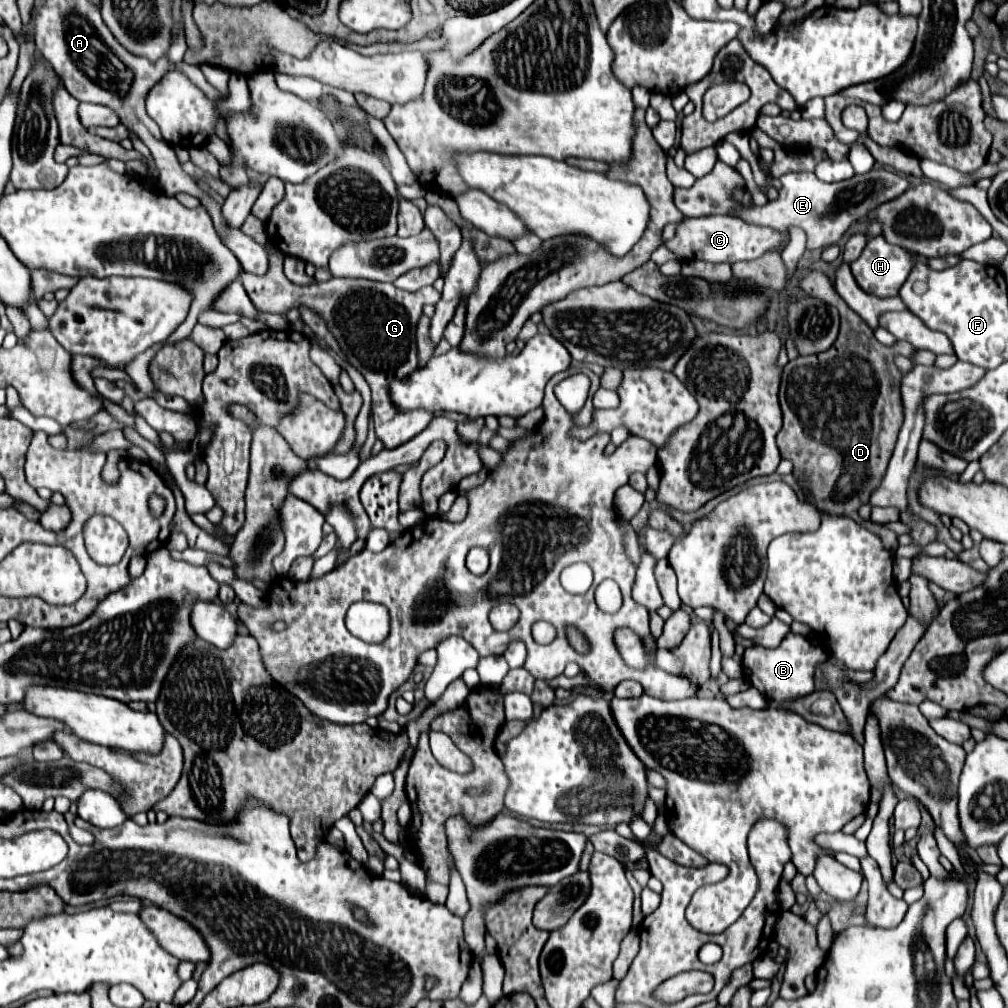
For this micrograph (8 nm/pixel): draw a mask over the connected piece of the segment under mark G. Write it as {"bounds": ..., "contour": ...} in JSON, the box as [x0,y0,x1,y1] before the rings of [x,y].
{"bounds":[240,242,440,448],"contour":[[[268,242],[272,250],[268,254],[268,276],[252,276],[242,272],[240,282],[248,288],[248,296],[252,304],[260,312],[272,314],[286,314],[292,308],[308,308],[318,314],[330,334],[336,338],[342,354],[346,360],[366,378],[372,390],[372,420],[376,426],[378,438],[384,442],[386,448],[396,448],[416,434],[420,434],[434,418],[432,412],[420,410],[400,410],[392,398],[388,384],[396,378],[406,378],[420,370],[418,362],[418,346],[416,346],[416,326],[422,316],[424,304],[436,304],[440,294],[428,286],[418,292],[396,290],[394,284],[382,284],[372,280],[356,280],[356,278],[330,278],[328,282],[316,282],[308,286],[292,284],[283,272],[285,255],[272,243]]]}

